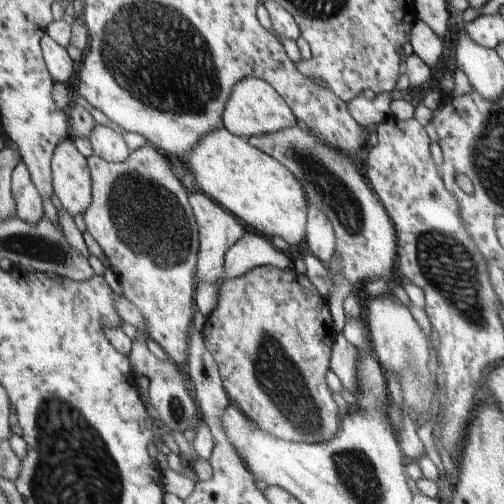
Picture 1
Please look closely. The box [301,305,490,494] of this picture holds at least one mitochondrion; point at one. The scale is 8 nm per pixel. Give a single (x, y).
(415, 372)

